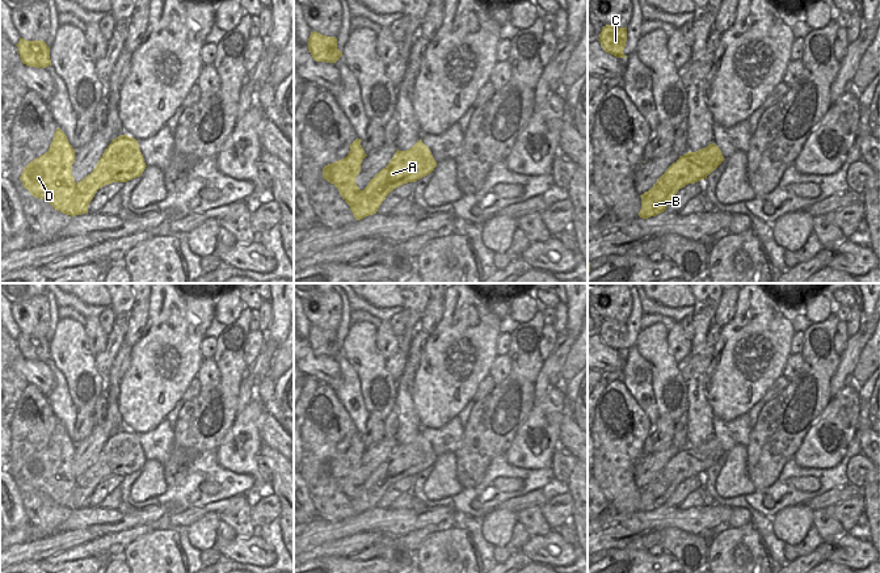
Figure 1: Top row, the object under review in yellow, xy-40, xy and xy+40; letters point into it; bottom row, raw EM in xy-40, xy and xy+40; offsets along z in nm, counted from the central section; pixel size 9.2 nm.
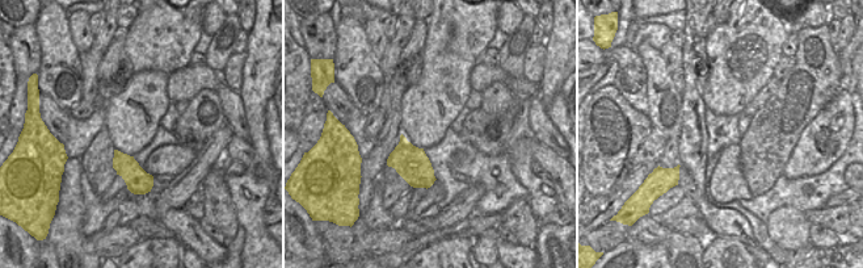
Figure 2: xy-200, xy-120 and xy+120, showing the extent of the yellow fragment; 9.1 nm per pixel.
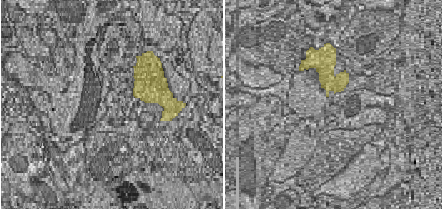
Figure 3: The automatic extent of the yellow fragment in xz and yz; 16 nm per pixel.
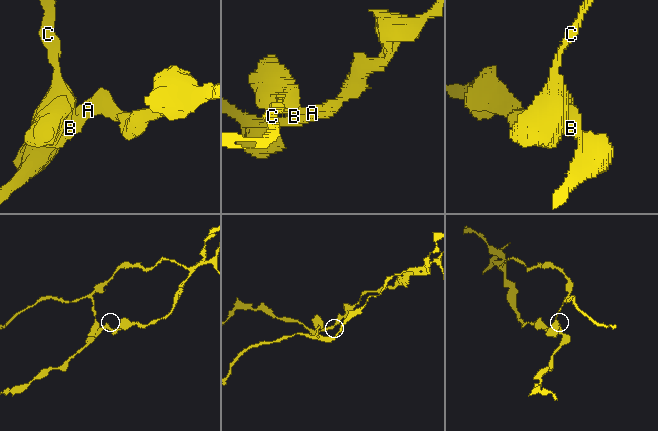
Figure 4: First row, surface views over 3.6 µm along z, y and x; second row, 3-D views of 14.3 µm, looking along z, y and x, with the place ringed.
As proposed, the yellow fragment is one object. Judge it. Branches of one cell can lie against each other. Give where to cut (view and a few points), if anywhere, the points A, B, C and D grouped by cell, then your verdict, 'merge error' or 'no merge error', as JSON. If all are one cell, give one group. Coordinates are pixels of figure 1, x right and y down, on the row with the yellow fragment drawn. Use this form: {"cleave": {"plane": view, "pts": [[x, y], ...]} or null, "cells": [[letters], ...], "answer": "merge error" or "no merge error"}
{"cleave": {"plane": "xy-40", "pts": [[78, 184], [76, 193], [64, 213]]}, "cells": [["A", "B"], ["C", "D"]], "answer": "merge error"}

